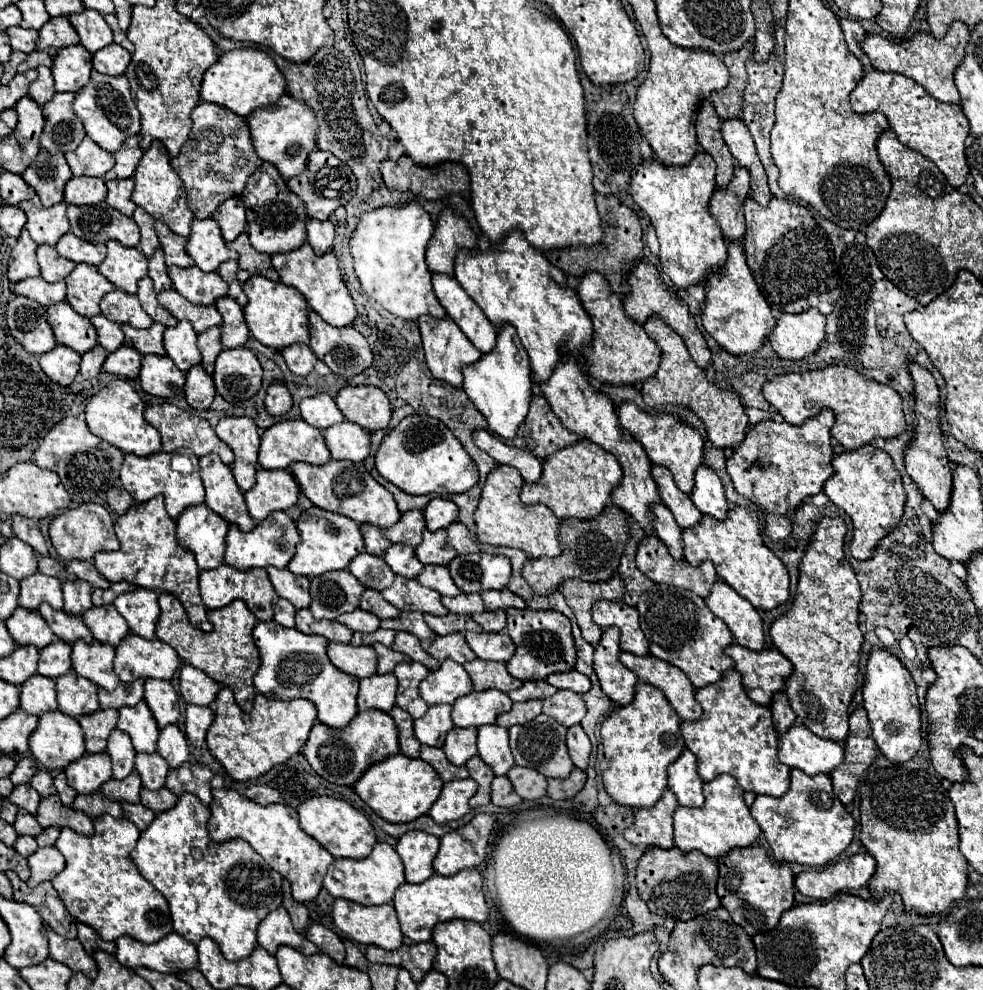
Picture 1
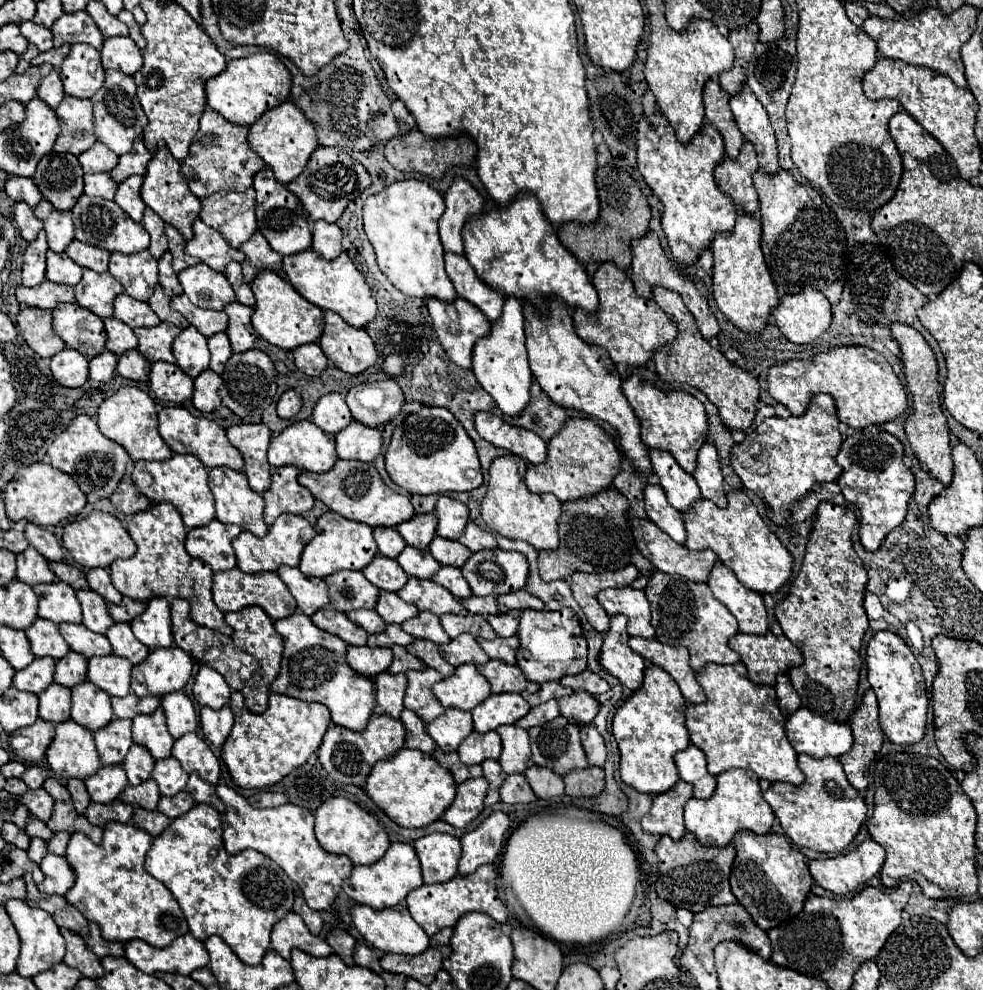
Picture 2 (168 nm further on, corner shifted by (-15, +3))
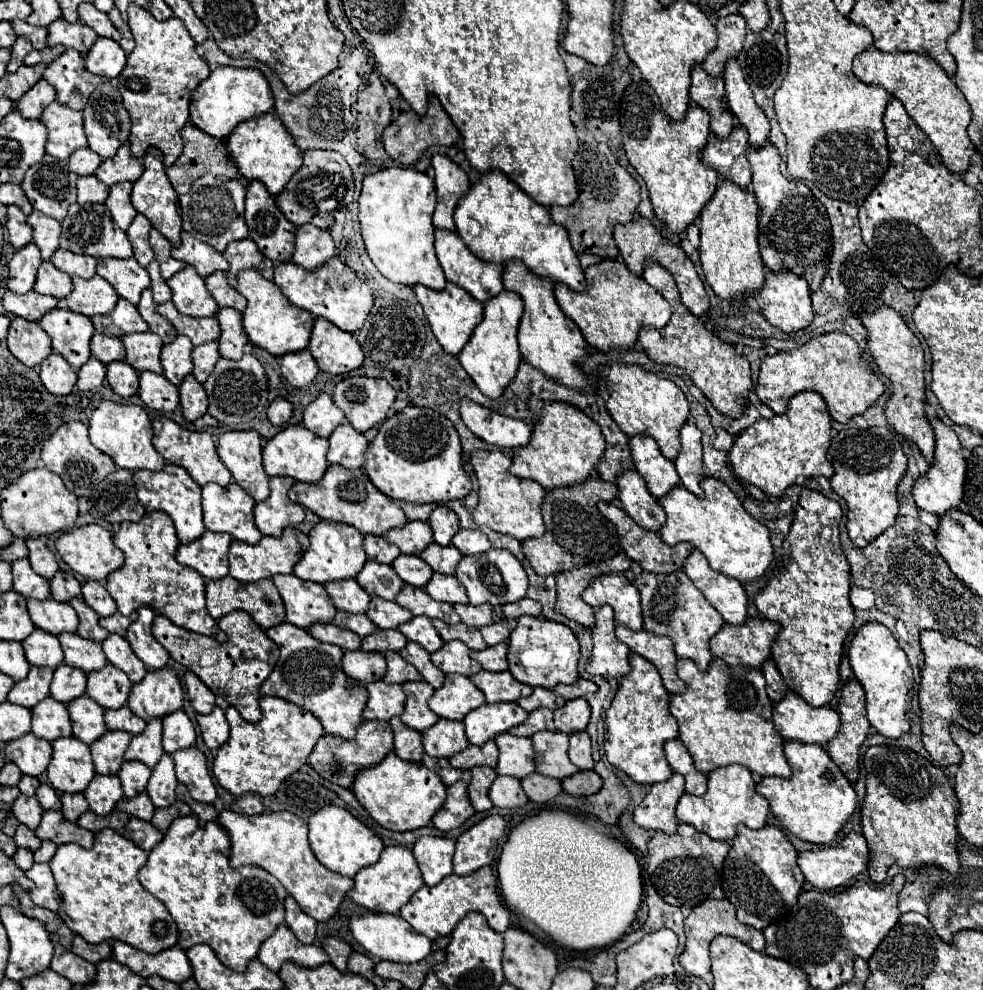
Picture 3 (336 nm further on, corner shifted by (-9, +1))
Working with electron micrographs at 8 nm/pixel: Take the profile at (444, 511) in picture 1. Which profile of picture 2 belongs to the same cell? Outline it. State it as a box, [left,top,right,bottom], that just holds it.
[435,497,469,539]

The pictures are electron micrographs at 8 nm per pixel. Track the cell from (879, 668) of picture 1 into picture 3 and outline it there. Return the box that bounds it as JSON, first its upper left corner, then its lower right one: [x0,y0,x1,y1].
[849,621,913,739]

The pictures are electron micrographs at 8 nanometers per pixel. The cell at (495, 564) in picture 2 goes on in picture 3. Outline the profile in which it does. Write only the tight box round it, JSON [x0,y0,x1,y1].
[455,549,527,607]

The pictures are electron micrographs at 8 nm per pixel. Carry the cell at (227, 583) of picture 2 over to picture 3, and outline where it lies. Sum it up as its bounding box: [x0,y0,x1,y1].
[205,575,285,629]

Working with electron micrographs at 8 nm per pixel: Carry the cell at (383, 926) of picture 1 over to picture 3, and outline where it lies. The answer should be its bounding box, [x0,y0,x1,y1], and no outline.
[351,911,431,963]

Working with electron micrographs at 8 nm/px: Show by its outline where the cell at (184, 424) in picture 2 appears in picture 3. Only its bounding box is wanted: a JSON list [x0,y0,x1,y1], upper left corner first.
[153,417,233,487]

